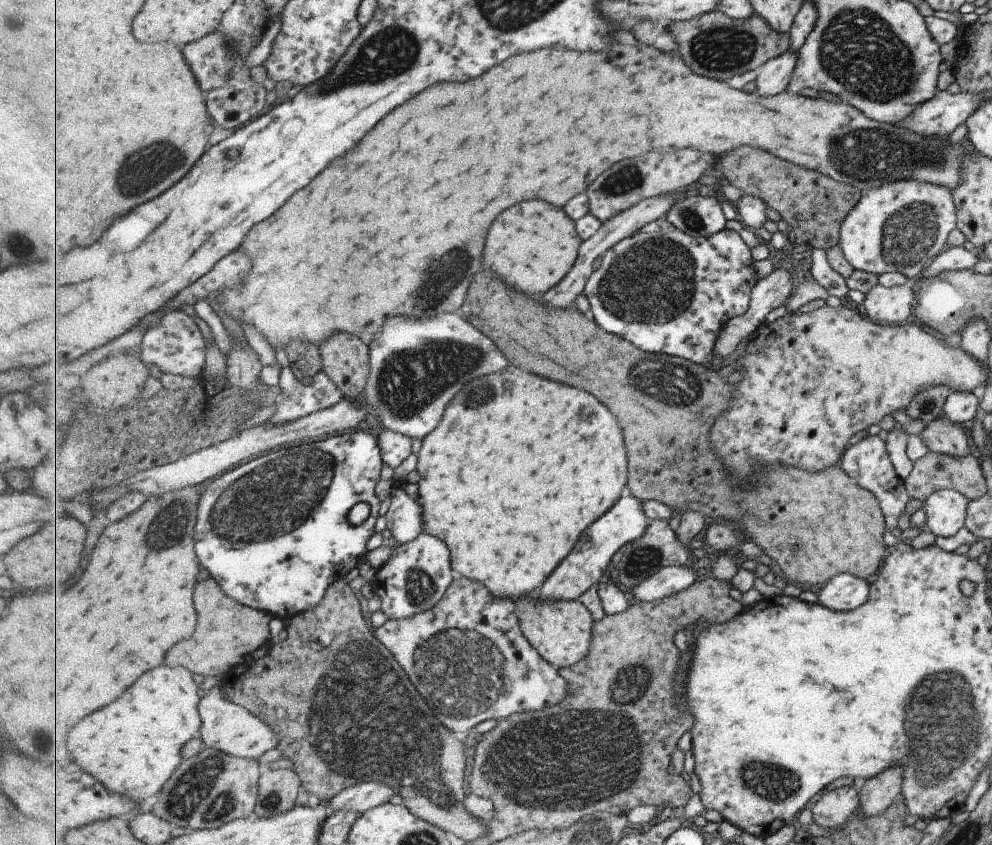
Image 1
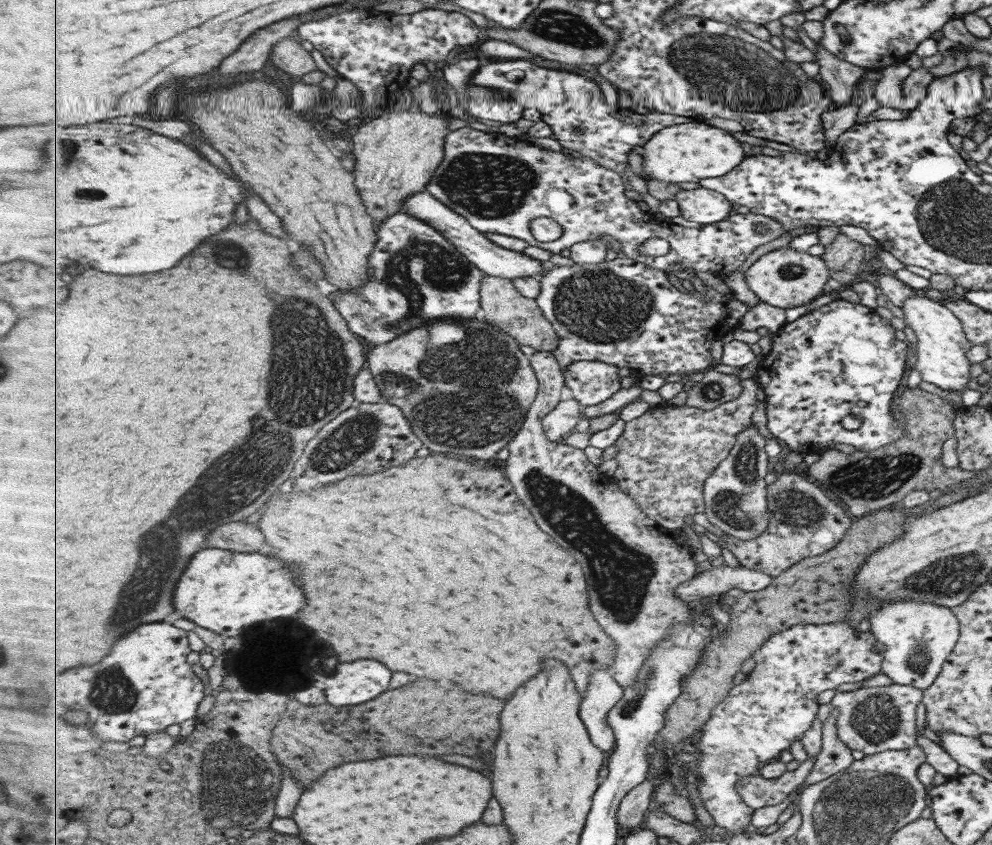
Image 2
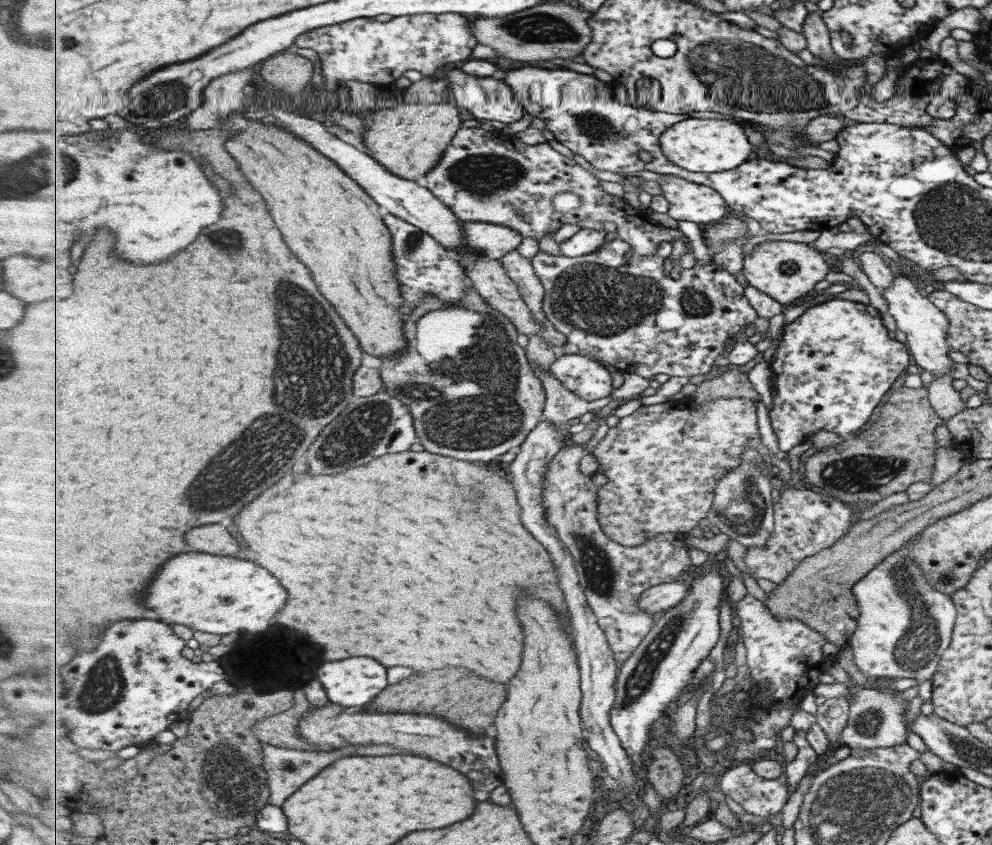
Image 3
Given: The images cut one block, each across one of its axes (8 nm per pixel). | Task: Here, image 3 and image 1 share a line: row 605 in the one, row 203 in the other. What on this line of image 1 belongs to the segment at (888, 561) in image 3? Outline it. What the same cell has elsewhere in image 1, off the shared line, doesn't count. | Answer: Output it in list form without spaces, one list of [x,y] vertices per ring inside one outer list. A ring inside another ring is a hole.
[[[903,181],[891,182],[891,184],[883,184],[879,188],[869,188],[860,190],[860,200],[857,205],[848,213],[844,221],[840,223],[838,234],[838,248],[841,250],[842,258],[854,269],[865,273],[878,276],[883,273],[897,272],[907,280],[915,279],[921,272],[931,263],[931,260],[938,256],[946,248],[946,238],[949,232],[955,228],[955,206],[952,202],[951,192],[942,187],[935,187],[920,181]]]

